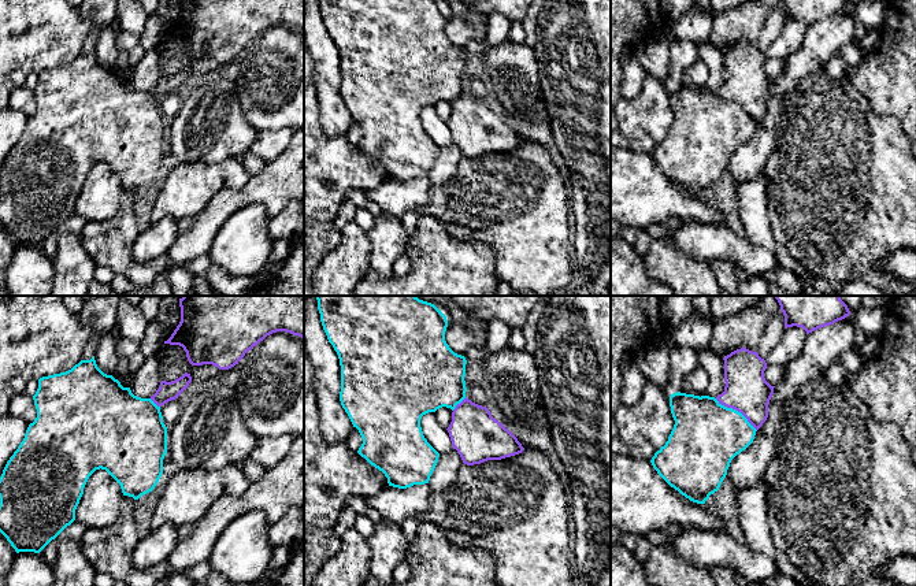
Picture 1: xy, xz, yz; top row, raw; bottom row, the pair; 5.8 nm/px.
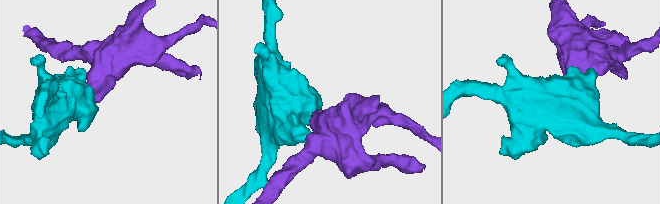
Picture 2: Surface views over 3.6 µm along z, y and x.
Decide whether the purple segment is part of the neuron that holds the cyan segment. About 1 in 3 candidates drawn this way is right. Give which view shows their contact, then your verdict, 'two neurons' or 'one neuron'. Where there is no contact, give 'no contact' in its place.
contact in yz; two neurons

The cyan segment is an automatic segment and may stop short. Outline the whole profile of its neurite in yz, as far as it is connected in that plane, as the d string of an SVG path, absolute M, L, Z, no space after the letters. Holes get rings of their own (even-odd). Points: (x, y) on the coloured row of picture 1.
M678 392L670 396L670 407L674 429L650 463L671 487L693 502L705 504L719 490L731 460L753 442L757 430L741 412L722 405L715 397Z

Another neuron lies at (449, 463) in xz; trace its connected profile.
M456 449L440 453L437 466L430 476L429 486L431 492L444 492L450 487L463 467L463 460Z

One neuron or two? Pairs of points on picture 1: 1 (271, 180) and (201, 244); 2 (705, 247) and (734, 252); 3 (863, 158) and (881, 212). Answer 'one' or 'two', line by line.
1: one
2: one
3: one

